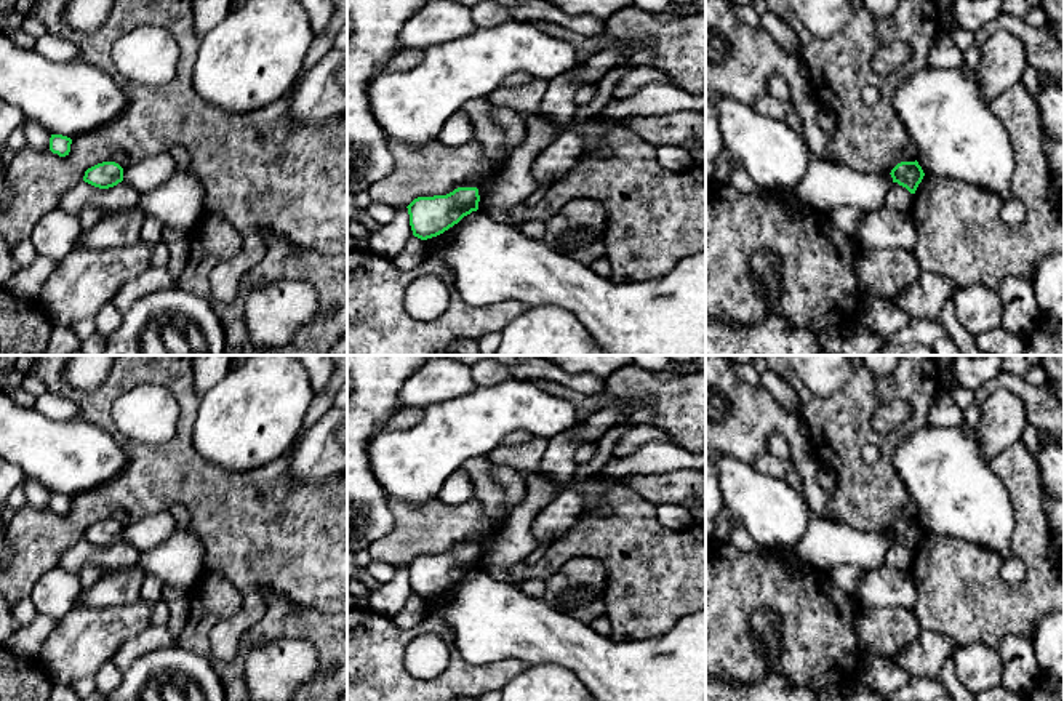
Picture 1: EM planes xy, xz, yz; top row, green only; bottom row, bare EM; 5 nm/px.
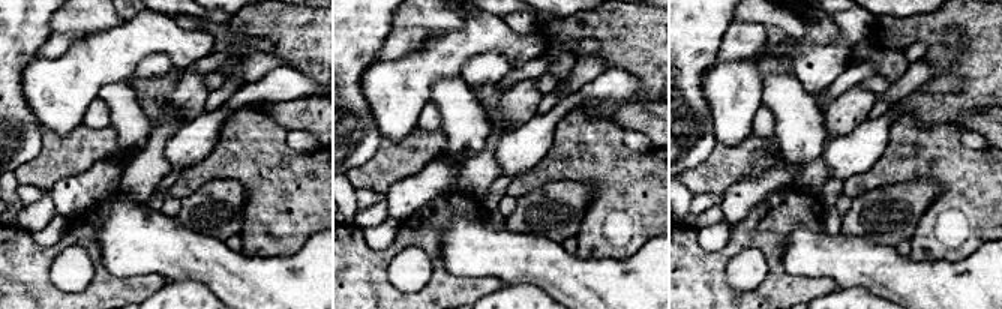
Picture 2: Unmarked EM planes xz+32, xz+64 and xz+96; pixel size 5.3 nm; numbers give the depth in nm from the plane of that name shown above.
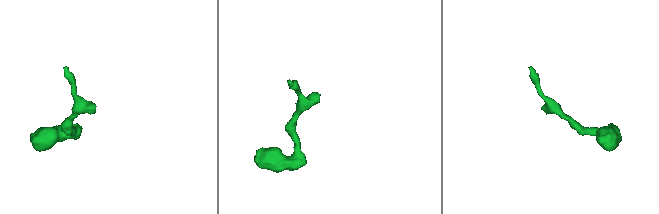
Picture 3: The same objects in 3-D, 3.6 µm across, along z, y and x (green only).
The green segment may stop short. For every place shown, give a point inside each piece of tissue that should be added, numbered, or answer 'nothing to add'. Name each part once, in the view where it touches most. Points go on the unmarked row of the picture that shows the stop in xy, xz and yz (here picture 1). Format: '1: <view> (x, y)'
nothing to add

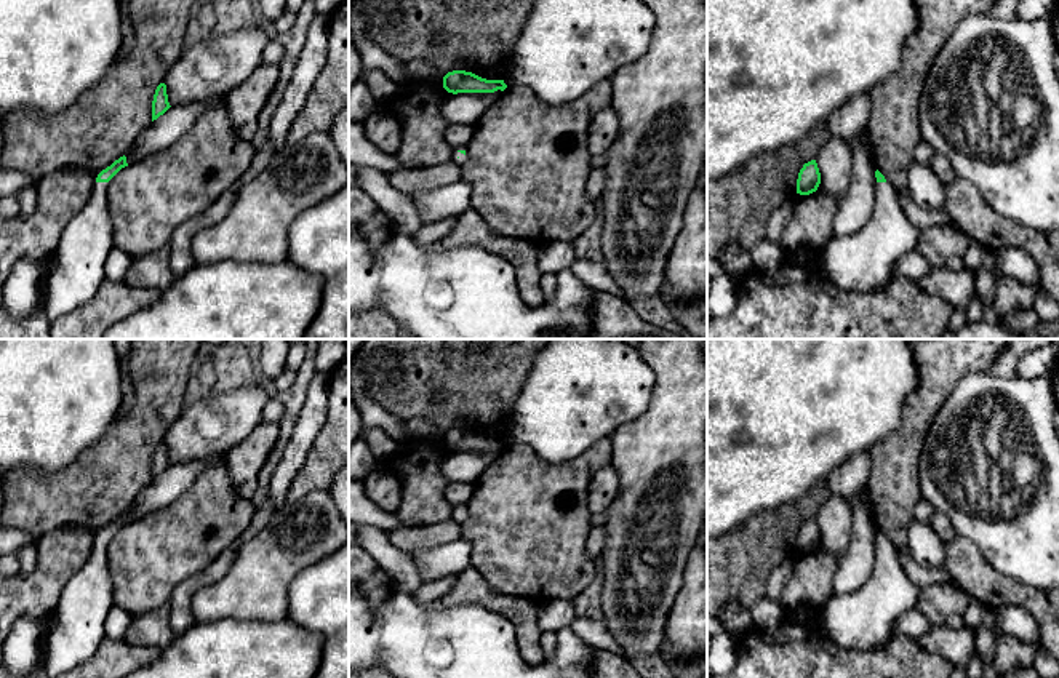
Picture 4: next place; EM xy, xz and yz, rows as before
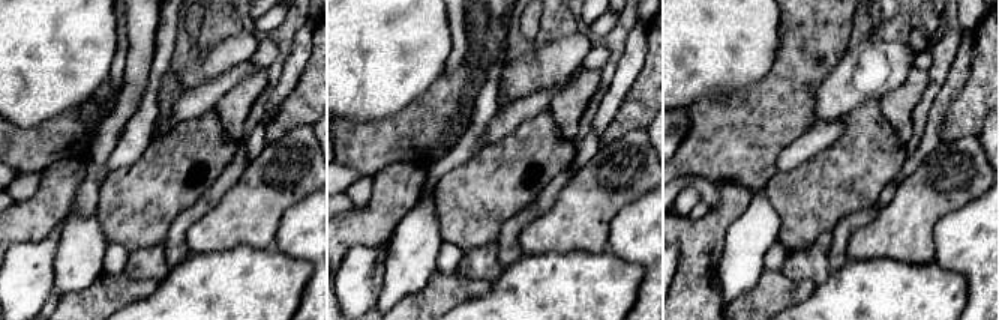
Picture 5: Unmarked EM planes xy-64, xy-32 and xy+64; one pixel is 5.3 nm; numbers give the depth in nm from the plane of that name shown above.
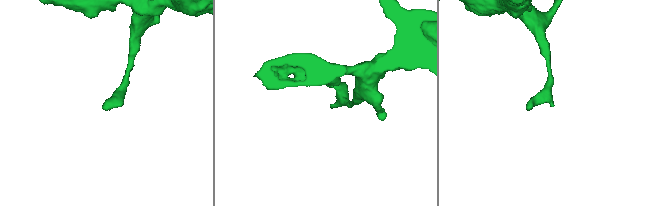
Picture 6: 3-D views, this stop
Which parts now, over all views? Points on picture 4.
1: xy (75, 629)

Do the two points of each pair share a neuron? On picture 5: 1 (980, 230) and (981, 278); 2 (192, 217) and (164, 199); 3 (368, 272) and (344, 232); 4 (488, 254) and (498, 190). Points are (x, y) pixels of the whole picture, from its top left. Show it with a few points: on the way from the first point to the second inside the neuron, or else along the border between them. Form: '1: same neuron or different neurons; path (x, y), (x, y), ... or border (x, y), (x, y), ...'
1: same neuron; path (981, 242), (981, 266)
2: different neurons; border (209, 187), (173, 221), (164, 241)
3: different neurons; border (387, 241), (378, 245), (354, 245), (342, 262)
4: different neurons; border (494, 242), (486, 242), (464, 253)

